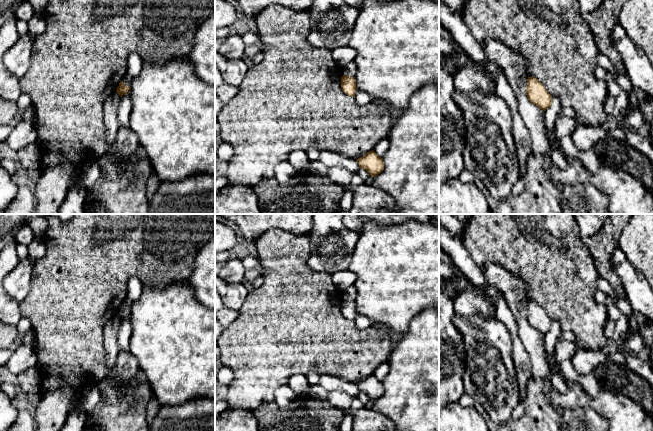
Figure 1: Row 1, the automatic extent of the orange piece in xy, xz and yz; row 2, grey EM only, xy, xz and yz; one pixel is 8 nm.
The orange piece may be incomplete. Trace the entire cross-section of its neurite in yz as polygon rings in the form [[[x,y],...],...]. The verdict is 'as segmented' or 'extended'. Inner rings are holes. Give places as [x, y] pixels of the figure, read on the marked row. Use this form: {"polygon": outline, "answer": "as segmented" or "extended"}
{"polygon": [[[528,77],[526,85],[527,98],[534,105],[546,111],[552,104],[552,96],[544,85],[534,77]]], "answer": "as segmented"}

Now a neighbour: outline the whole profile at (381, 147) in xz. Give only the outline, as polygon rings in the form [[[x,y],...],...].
[[[384,138],[380,140],[374,147],[373,151],[379,156],[379,157],[384,157],[386,152],[388,151],[390,142],[388,138]]]

